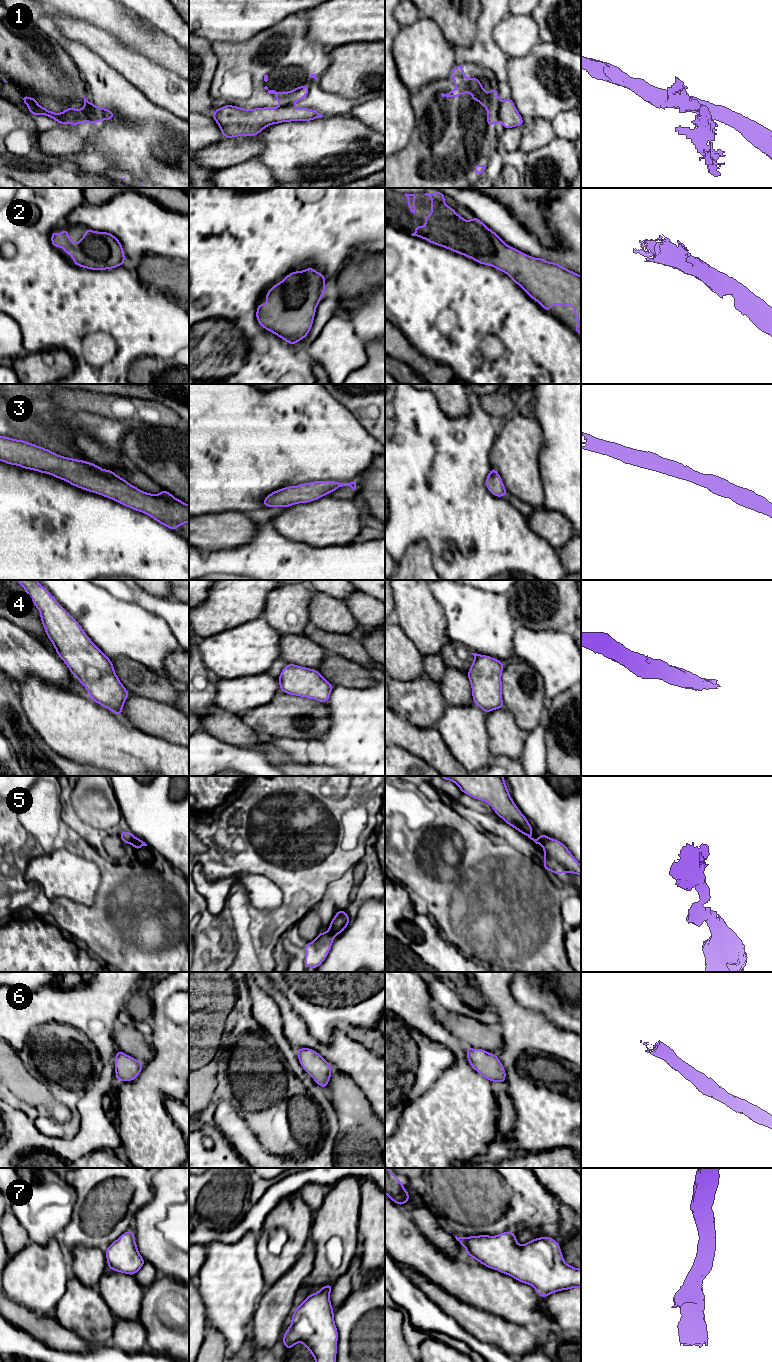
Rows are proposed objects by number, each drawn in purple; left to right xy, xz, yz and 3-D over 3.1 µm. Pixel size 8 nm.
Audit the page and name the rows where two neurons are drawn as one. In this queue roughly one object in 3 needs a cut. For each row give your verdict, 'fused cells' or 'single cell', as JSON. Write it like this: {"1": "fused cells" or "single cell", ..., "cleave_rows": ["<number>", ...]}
{"1": "fused cells", "2": "single cell", "3": "single cell", "4": "single cell", "5": "single cell", "6": "single cell", "7": "single cell", "cleave_rows": ["1"]}

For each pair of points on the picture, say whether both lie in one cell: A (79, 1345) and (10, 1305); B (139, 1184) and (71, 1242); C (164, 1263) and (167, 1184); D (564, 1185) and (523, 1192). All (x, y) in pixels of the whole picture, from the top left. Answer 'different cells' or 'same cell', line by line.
A: same cell
B: same cell
C: same cell
D: different cells

